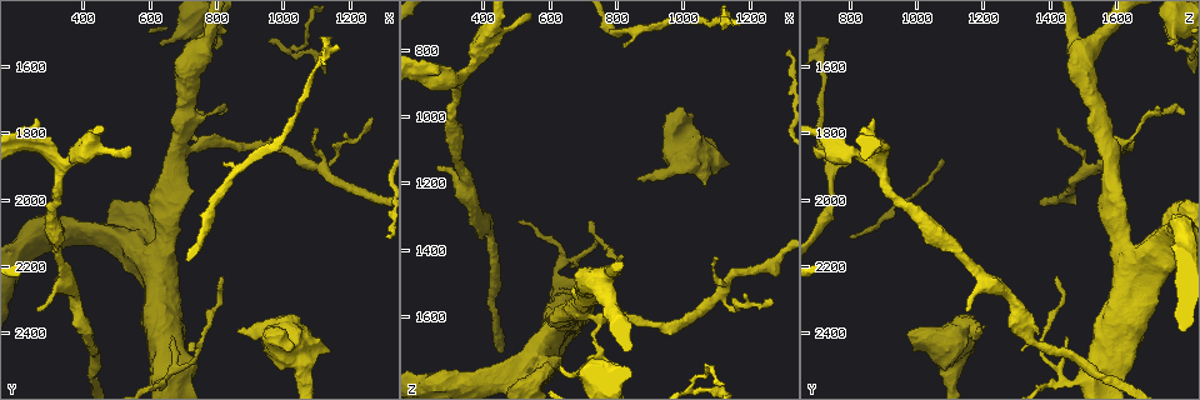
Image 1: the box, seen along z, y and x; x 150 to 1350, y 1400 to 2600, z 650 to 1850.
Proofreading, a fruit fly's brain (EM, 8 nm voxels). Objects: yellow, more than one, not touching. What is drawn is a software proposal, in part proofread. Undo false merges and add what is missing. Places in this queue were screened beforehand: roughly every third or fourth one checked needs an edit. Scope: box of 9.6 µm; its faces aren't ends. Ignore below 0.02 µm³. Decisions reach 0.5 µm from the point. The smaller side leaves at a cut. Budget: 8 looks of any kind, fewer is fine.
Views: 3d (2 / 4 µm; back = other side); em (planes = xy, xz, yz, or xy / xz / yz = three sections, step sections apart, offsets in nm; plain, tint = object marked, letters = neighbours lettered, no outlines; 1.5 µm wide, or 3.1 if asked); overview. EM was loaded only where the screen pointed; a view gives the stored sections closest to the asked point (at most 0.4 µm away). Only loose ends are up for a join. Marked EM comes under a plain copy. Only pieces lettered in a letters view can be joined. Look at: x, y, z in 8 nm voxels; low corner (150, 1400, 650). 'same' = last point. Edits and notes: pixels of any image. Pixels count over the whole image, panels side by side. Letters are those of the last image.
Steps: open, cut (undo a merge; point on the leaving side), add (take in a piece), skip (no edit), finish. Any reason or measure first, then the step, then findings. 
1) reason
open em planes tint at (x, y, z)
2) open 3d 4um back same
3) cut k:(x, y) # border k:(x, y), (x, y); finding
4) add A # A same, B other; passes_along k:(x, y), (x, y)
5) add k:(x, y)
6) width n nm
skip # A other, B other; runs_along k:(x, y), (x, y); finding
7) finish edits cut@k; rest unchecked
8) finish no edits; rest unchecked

tapers out
open 3d 4um at (260, 2340, 1150)

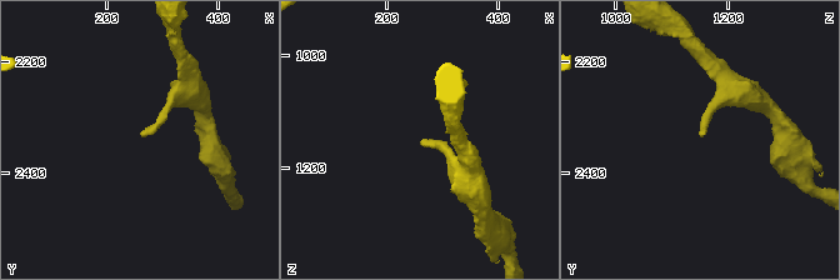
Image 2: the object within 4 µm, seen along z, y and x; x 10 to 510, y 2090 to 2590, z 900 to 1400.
shape alone is not enough
open em yz step 4 letters at (260, 2330, 1155)

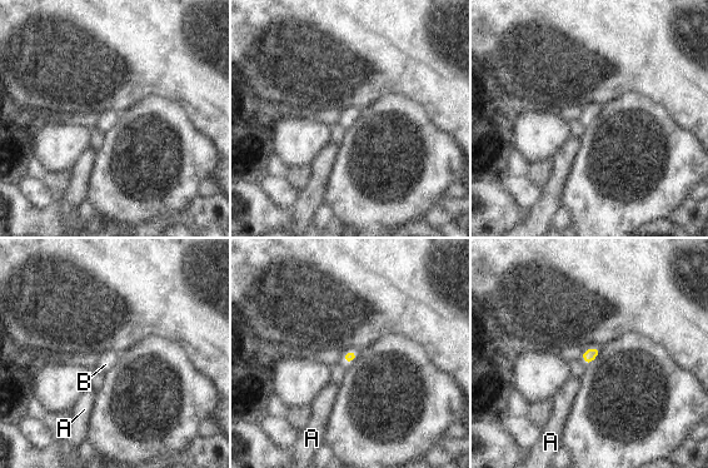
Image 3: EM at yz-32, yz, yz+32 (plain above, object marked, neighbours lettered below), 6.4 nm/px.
open em xz step 4 letters same

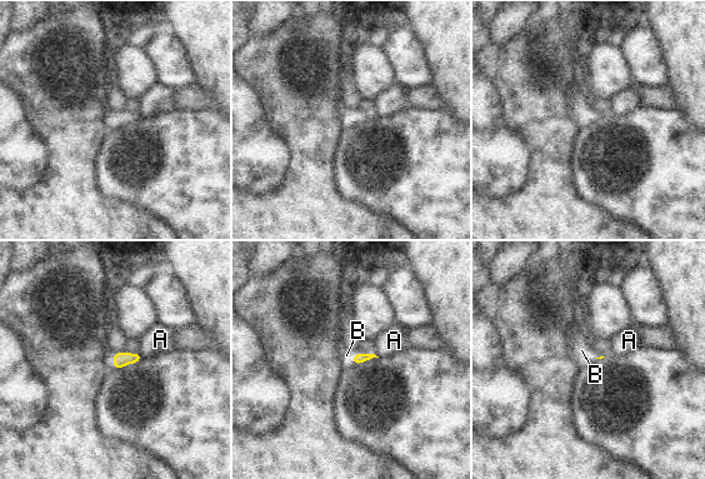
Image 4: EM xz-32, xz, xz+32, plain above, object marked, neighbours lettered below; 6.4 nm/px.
add B # A other, B same; passes_along 4:(359, 358), (353, 359), (346, 355); the cell continues

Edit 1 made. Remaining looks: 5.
branch stops here
open em xy step 8 letters at (1070, 2380, 1210)

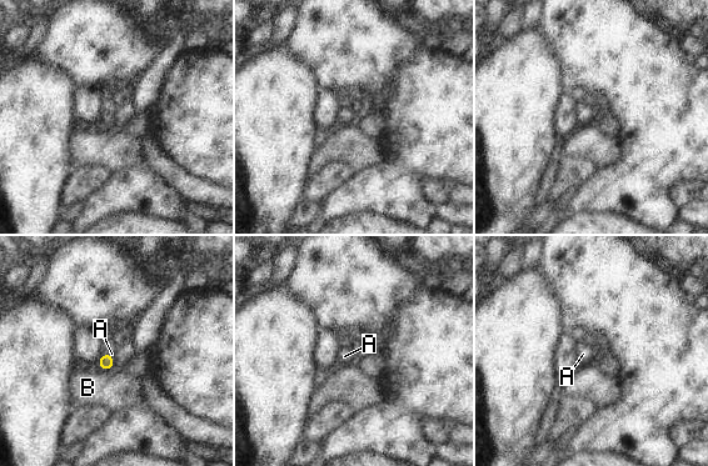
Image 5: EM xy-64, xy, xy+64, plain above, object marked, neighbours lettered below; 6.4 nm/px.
cut it another way
open em planes letters same

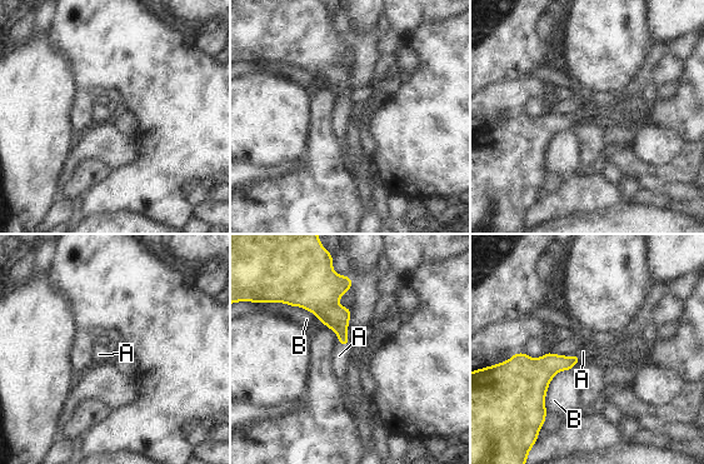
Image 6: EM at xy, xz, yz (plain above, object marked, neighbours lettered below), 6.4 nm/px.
add A # A same, B other; passes_along 6:(336, 318), (349, 342), (339, 355); the cell continues

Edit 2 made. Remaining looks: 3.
see it whole again
open overview

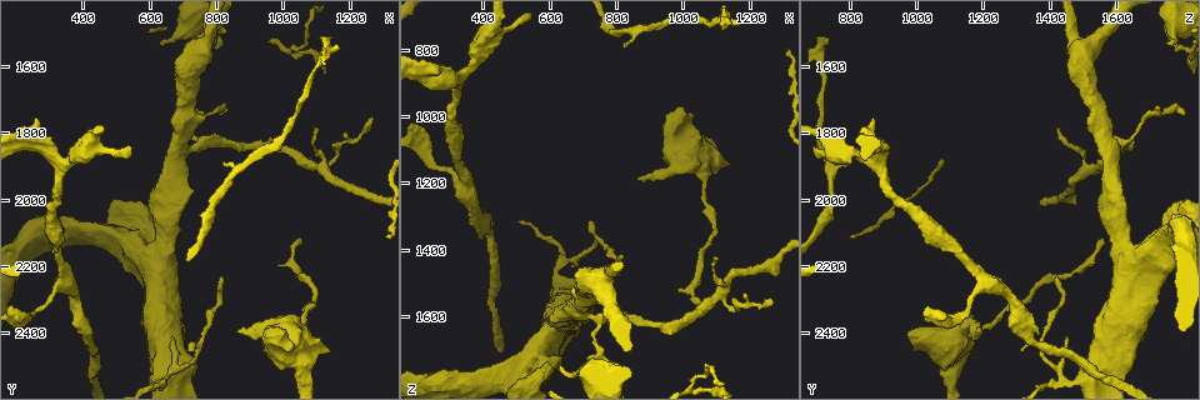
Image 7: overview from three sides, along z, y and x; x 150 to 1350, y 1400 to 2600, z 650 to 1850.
tapers out
open 3d 2um at (1100, 1790, 1410)

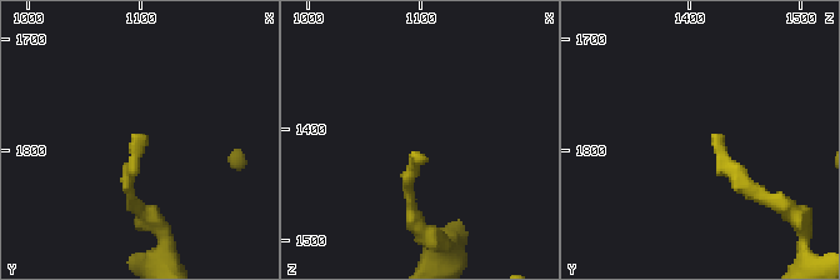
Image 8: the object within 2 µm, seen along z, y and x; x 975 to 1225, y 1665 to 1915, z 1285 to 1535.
shape alone is not enough
open em xy step 4 letters at (1096, 1786, 1420)

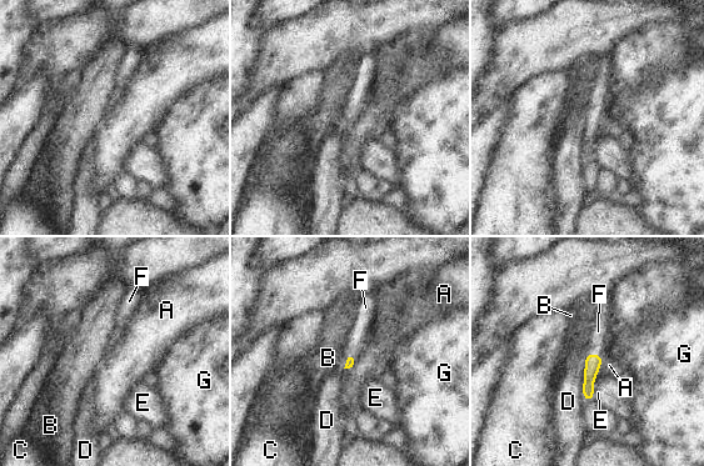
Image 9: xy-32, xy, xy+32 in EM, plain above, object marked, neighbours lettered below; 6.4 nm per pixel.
add F # A other, B other, C other, D other, E other, F same, G other; passes_along 9:(593, 361), (593, 354), (595, 340); it goes on there

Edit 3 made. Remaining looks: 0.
finish edits add@4, add@6, add@9; rest unchecked

